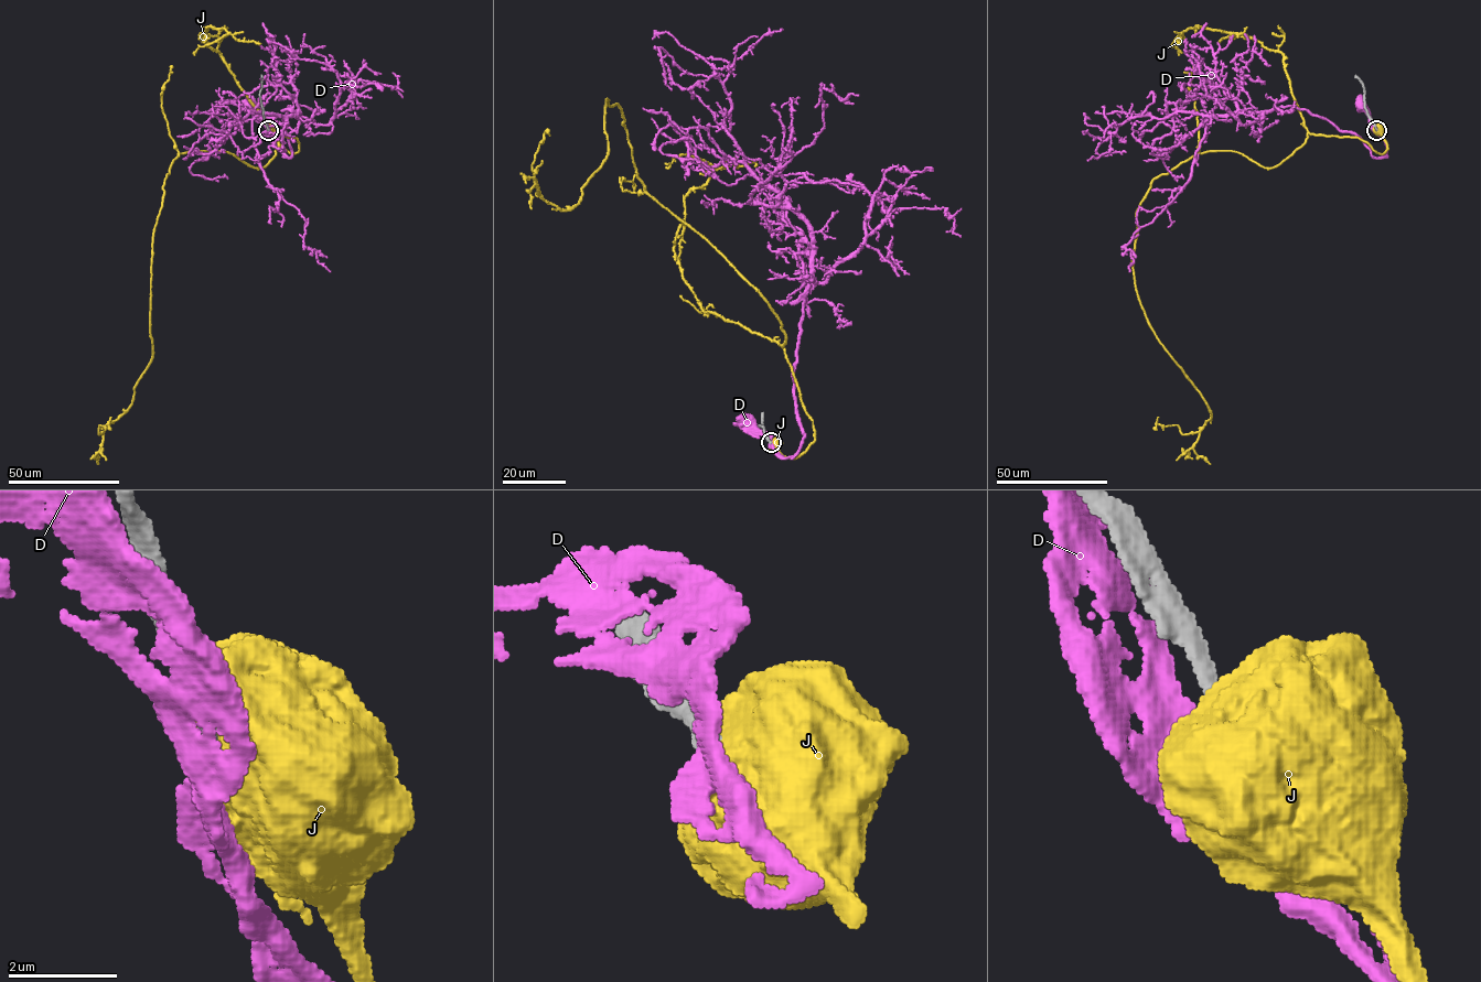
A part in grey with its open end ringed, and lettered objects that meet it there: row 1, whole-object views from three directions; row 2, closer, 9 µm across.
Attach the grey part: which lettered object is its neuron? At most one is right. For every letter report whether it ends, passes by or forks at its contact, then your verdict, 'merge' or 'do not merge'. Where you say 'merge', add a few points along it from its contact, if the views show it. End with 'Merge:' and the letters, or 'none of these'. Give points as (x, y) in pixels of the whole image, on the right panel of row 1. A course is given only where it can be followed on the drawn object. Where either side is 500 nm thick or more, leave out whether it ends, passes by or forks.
D: it ends | do not merge
J: do not merge
Merge: none of these

